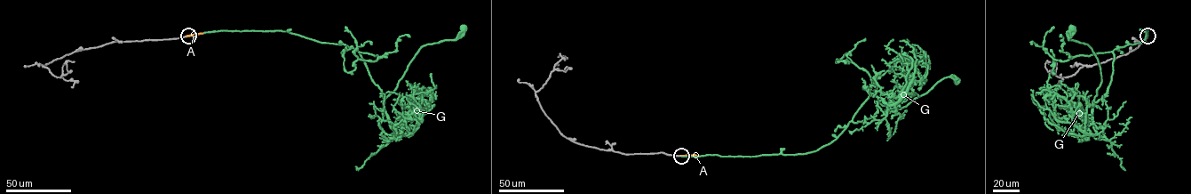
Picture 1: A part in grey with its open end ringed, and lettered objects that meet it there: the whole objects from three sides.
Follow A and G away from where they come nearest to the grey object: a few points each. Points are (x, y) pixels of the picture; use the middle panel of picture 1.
A: (681, 156), (696, 155)
G: (681, 156), (805, 154), (829, 143), (851, 121), (873, 117), (876, 101), (900, 109), (945, 77), (957, 81)

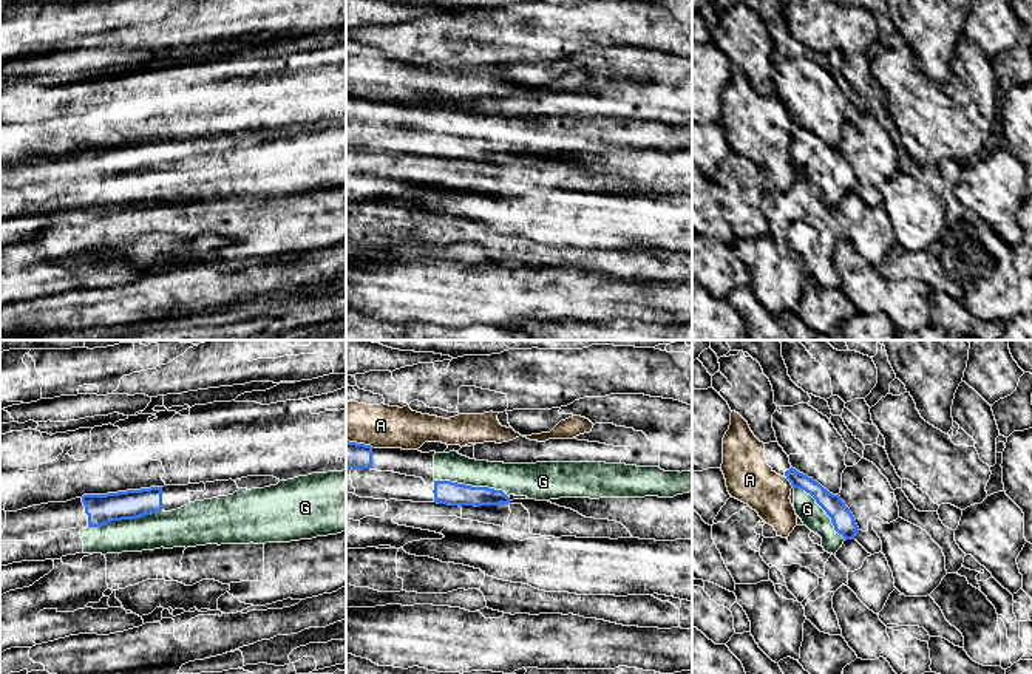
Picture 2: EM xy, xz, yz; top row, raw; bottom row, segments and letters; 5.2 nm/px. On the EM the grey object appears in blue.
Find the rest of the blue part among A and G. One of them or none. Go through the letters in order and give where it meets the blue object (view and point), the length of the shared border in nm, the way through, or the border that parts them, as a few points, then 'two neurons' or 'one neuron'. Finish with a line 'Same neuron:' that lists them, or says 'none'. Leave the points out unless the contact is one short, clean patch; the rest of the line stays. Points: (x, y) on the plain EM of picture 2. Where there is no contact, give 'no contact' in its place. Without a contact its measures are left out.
A: yz (790, 135) | 70 nm | two neurons
G: xy (124, 172) | 400 nm | one neuron
Same neuron: G

